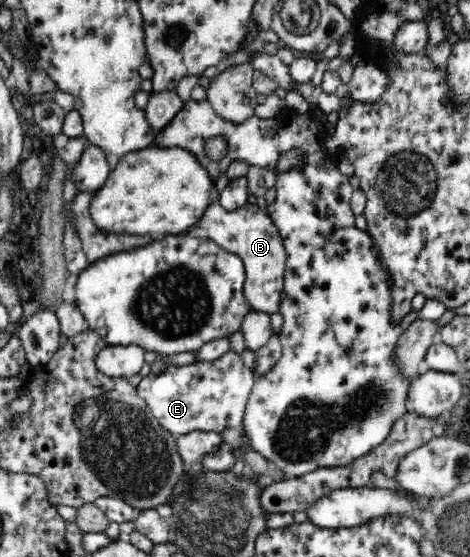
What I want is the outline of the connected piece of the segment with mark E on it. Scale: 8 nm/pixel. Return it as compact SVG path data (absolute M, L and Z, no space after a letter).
M228 351L214 361L184 366L167 364L161 374L142 378L136 392L170 434L176 437L190 431L214 431L218 434L226 427L238 430L242 427L254 383L253 371L244 366L238 354Z

